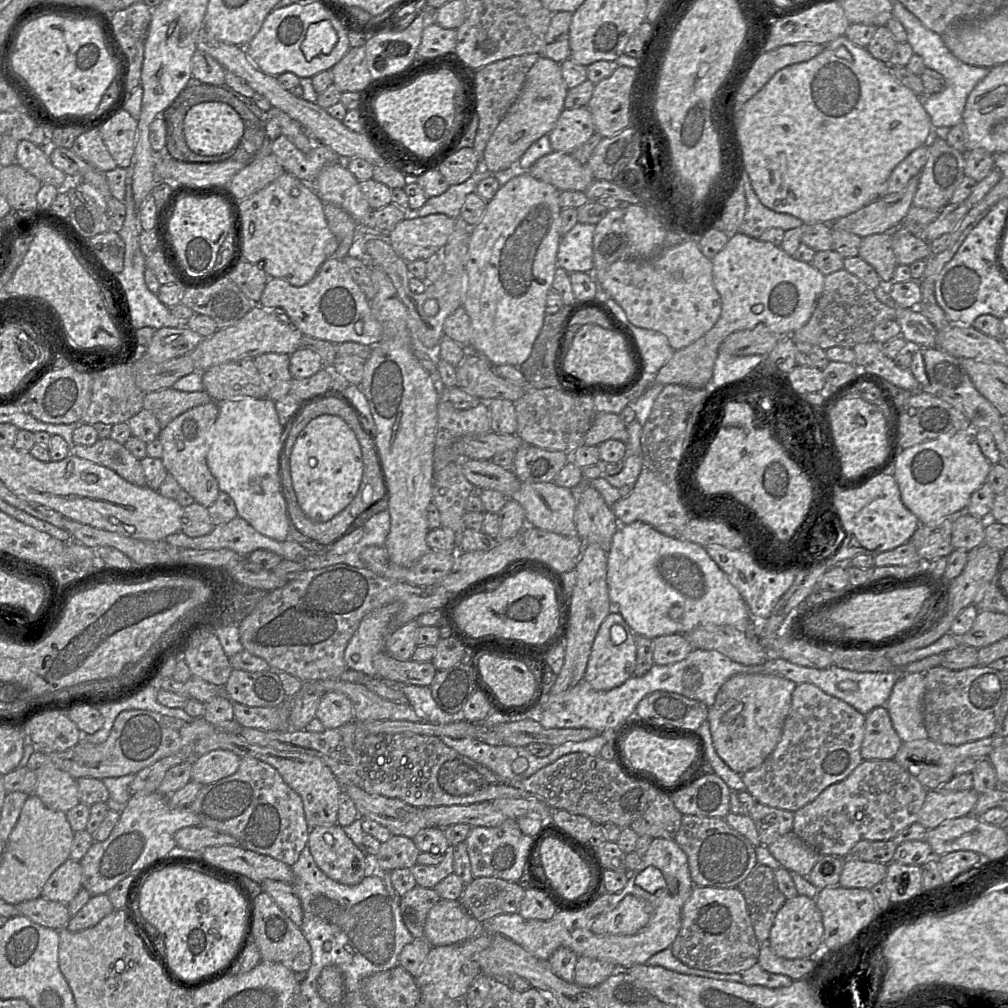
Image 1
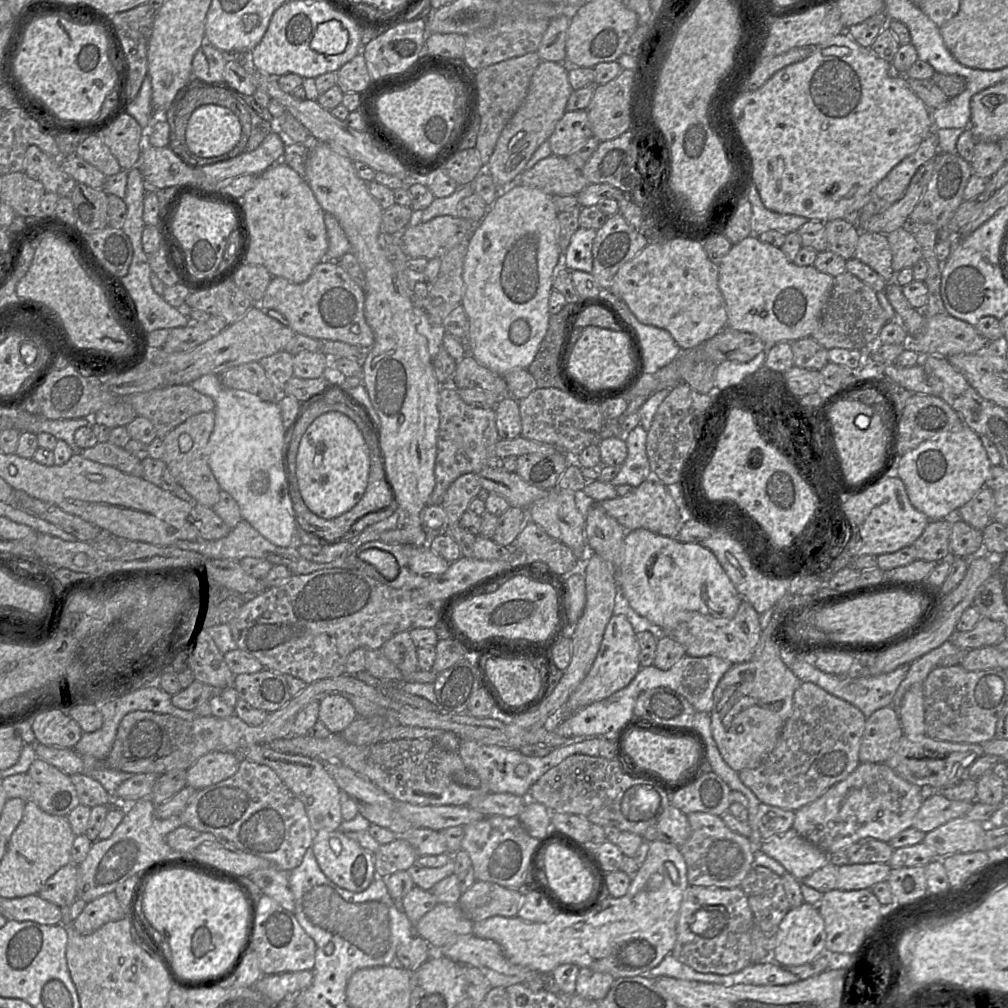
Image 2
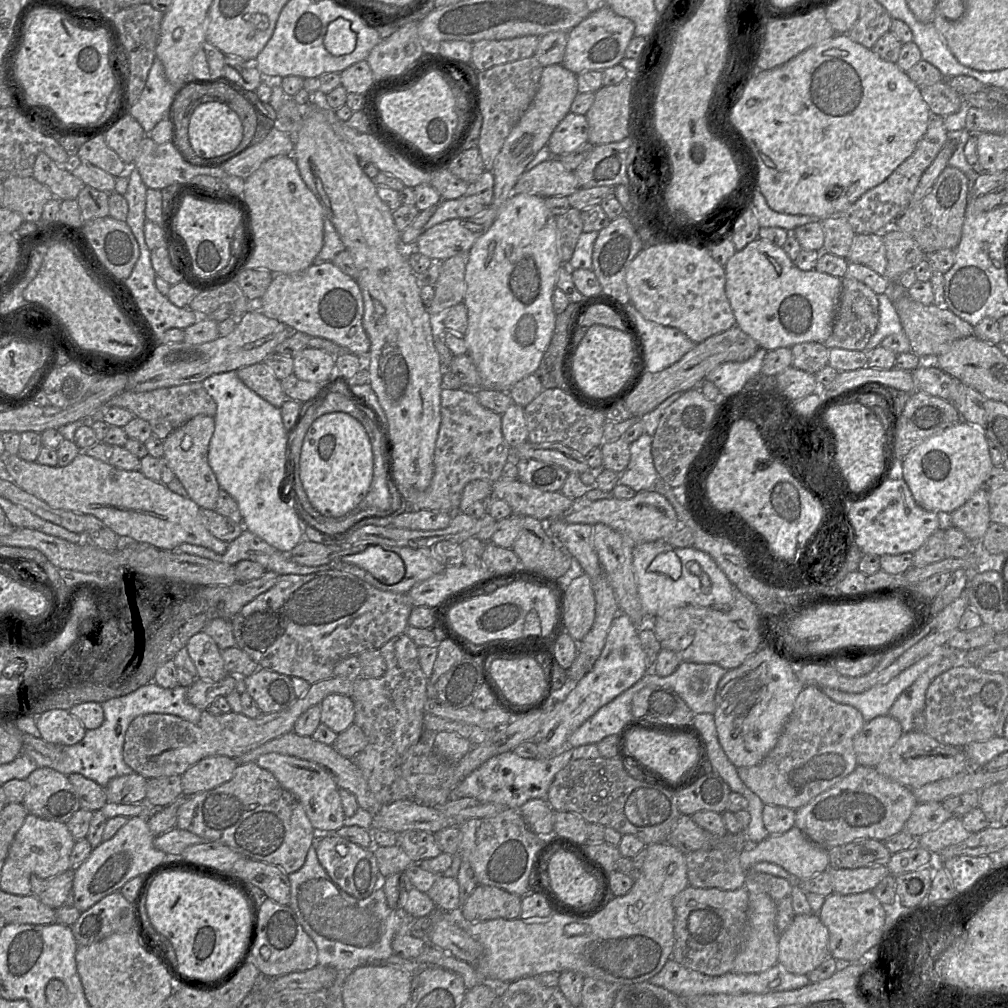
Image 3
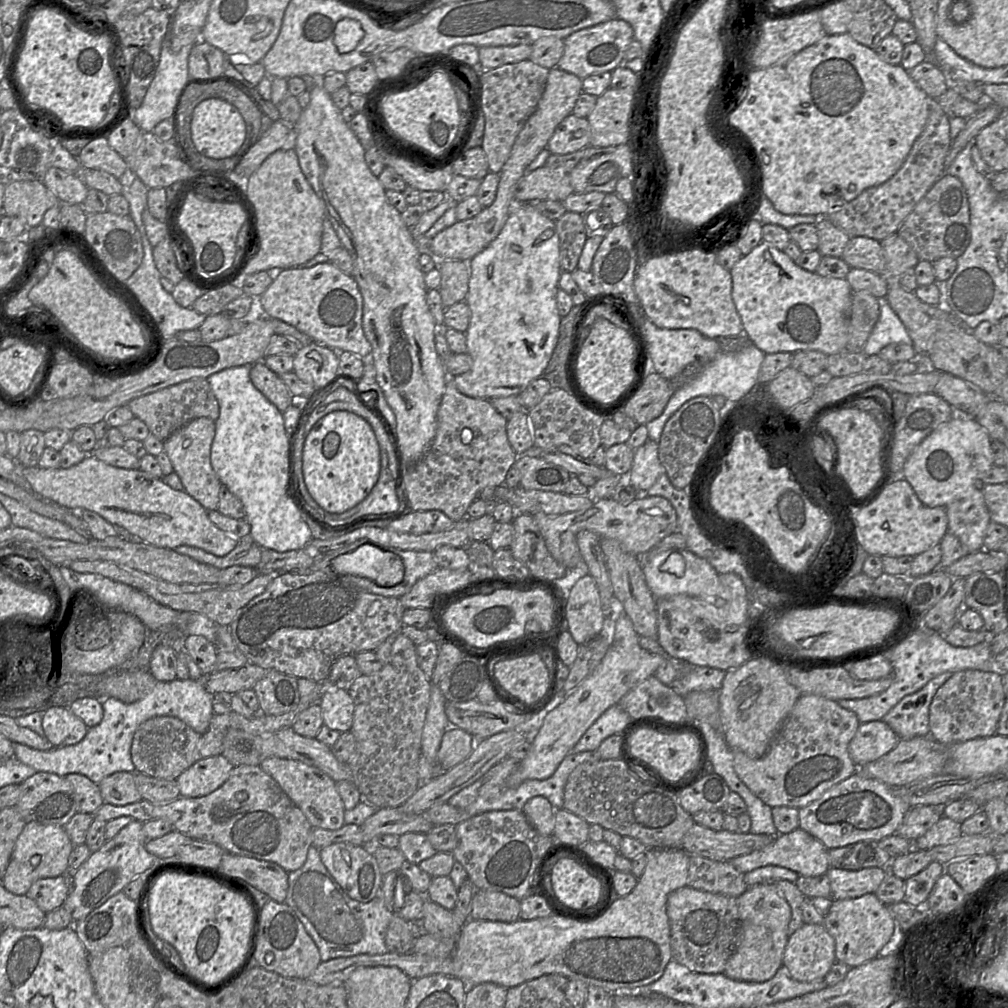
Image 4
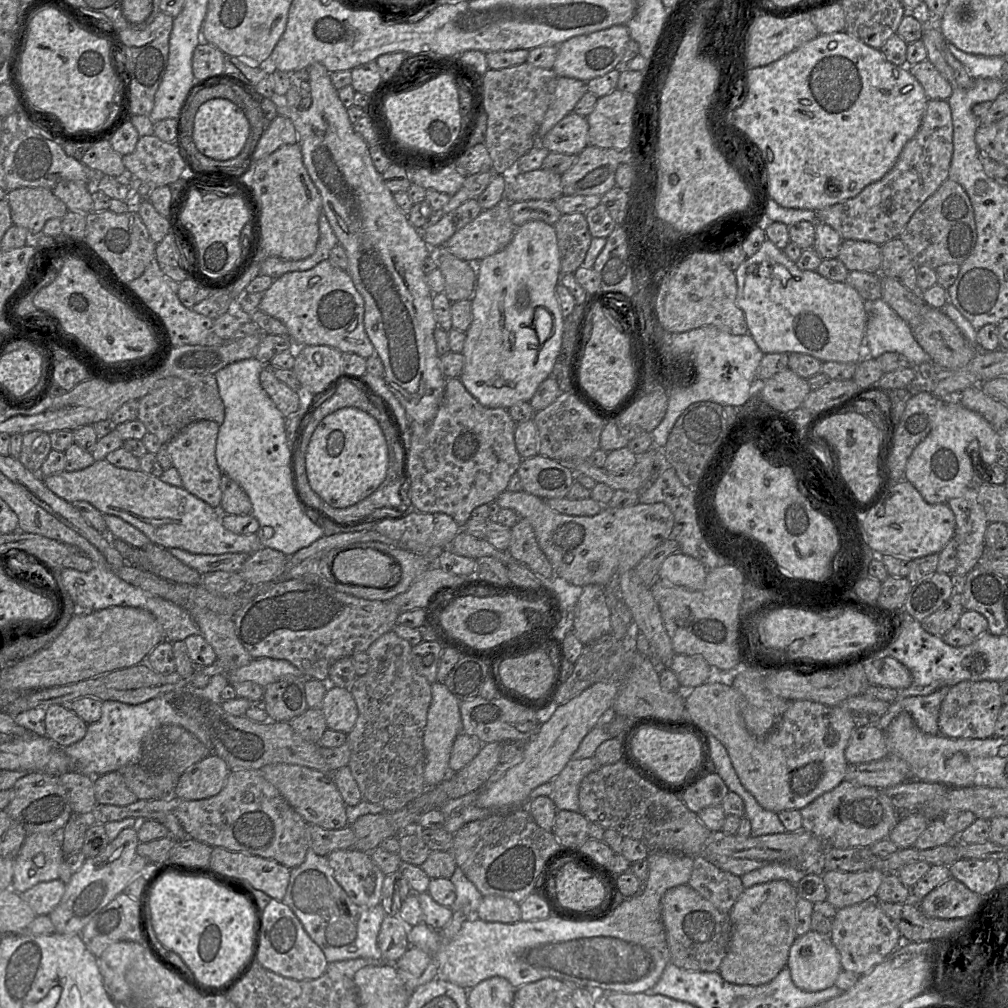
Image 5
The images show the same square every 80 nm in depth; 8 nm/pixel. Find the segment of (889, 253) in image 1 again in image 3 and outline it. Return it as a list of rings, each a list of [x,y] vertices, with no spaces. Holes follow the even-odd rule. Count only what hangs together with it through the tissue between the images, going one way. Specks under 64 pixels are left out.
[[[855,234],[846,259],[848,262],[863,264],[879,275],[884,275],[887,259],[883,234]]]

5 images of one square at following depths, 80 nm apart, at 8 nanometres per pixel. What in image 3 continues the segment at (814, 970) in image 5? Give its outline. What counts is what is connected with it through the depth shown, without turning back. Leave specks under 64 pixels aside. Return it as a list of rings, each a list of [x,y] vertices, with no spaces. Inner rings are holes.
[[[818,914],[795,915],[792,923],[779,937],[778,963],[793,974],[806,975],[828,957],[830,957],[829,933]]]

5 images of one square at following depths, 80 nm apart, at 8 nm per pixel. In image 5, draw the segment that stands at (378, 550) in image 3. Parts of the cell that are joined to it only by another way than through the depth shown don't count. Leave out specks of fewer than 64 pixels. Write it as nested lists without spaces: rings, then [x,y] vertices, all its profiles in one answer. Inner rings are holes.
[[[354,548],[339,553],[331,571],[340,583],[374,588],[394,587],[402,577],[398,561],[373,548]]]

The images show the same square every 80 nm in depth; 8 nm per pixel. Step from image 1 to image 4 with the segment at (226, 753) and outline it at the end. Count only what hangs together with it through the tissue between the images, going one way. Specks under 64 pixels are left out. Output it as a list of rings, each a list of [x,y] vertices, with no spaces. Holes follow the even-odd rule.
[[[222,755],[201,759],[183,771],[176,779],[180,796],[206,796],[222,786],[234,766]]]

